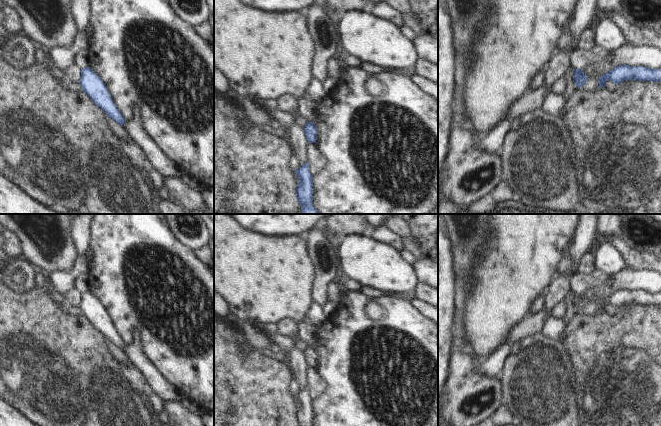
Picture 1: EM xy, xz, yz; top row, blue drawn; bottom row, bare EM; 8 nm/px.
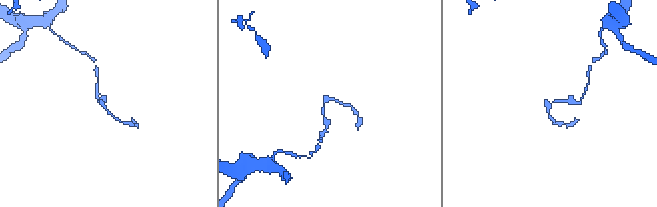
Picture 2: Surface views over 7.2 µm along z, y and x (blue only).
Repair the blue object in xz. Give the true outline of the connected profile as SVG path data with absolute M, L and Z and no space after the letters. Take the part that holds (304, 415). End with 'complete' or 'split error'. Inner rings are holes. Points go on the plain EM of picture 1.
M308 386L295 396L299 402L299 409L296 413L298 425L313 426L313 400L310 397Z; complete

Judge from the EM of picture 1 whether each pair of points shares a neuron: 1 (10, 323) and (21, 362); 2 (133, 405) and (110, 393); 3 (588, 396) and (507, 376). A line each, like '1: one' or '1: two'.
1: one
2: one
3: two

